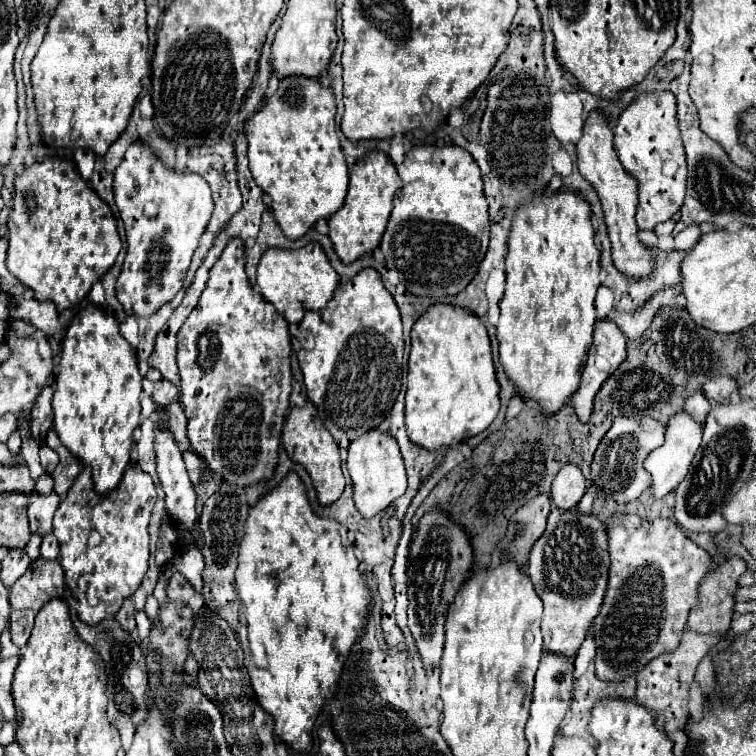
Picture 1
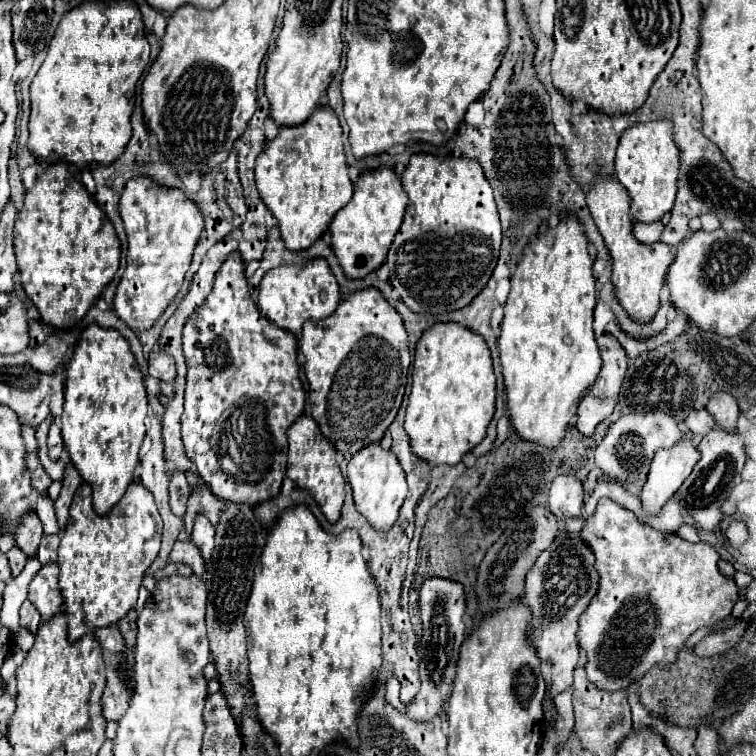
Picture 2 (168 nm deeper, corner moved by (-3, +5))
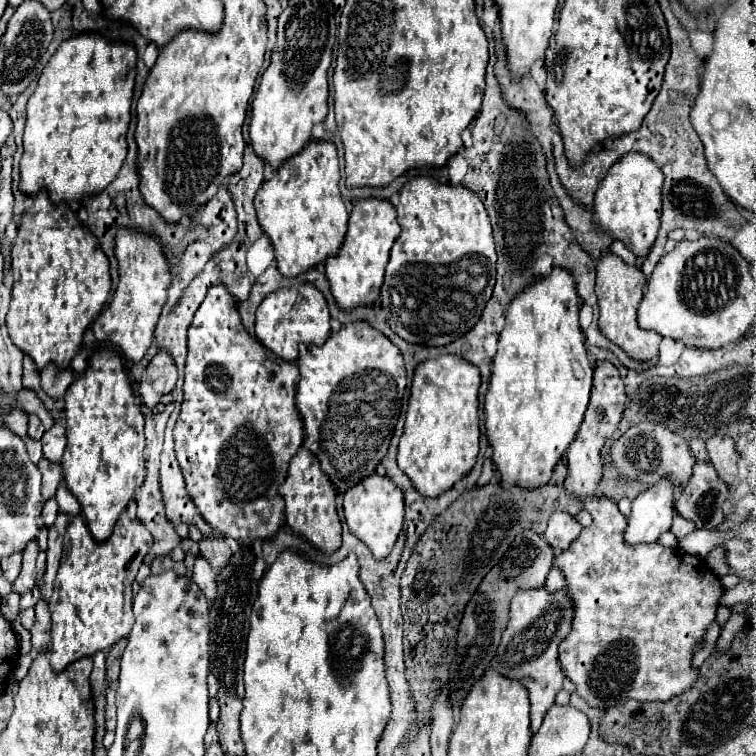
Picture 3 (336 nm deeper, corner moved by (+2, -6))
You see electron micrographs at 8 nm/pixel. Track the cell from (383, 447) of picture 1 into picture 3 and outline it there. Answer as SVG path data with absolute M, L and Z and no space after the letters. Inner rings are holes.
M373 473L369 479L357 483L357 487L345 491L343 513L353 535L359 537L377 559L383 559L391 553L397 535L403 529L403 491L387 475Z

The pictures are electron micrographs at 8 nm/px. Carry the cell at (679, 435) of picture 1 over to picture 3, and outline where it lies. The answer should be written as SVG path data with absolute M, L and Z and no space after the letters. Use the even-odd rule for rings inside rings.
M661 477L633 501L625 541L629 545L653 543L671 527L675 489L671 477Z

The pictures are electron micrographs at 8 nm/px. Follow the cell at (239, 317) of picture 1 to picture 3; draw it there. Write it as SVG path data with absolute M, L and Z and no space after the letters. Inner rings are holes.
M213 285L207 291L207 297L203 299L203 303L199 305L199 309L197 309L197 313L193 317L193 323L191 323L191 327L187 331L187 361L185 361L185 385L183 385L185 397L183 397L183 403L181 403L179 419L177 419L175 429L173 429L173 437L175 437L177 461L179 461L179 467L183 471L185 483L187 483L187 493L193 499L193 503L197 505L197 511L203 515L203 519L213 529L217 529L221 535L229 535L229 537L233 537L237 541L251 543L255 539L273 537L279 531L279 527L281 527L281 521L283 521L283 499L279 495L279 487L281 487L281 483L287 477L287 465L289 465L291 457L297 453L297 449L303 443L301 413L295 407L295 381L297 381L297 377L299 377L299 371L297 371L295 363L289 363L289 361L281 359L279 355L273 355L273 351L269 351L267 347L261 347L261 341L257 341L255 337L251 337L245 331L245 327L241 323L241 317L239 317L239 311L237 311L237 301L229 295L227 287Z

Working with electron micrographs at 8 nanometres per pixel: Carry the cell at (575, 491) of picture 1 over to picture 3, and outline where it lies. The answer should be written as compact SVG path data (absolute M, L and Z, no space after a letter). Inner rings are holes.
M553 511L543 537L551 547L567 549L577 539L581 529L583 527L577 523L577 519L573 515L569 515L565 511Z

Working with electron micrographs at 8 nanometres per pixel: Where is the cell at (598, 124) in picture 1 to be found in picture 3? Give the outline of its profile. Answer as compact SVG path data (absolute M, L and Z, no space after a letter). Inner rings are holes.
M601 251L597 259L597 299L599 299L599 329L605 337L609 337L615 345L619 345L629 357L637 361L649 361L659 353L661 335L655 331L641 331L637 327L637 307L643 299L643 289L647 285L647 277L639 267L627 267L617 255L609 255L609 251Z

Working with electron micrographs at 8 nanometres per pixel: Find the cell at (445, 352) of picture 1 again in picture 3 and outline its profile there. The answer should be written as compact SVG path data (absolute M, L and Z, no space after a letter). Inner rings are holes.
M443 353L415 367L397 463L421 495L437 497L473 469L481 435L479 385L481 375L477 367L457 359L457 355Z

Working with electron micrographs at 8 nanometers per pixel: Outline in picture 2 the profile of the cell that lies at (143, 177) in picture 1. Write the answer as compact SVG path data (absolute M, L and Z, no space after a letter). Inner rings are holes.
M132 178L126 184L120 196L120 216L124 222L126 236L128 236L128 256L126 256L128 266L116 288L114 312L118 314L122 322L128 324L128 328L132 328L134 332L142 332L142 330L148 330L162 316L162 312L168 308L168 304L178 294L184 274L192 260L194 244L198 242L198 236L202 232L204 220L202 220L202 212L198 210L198 206L192 200L186 200L182 190L164 188L144 178Z

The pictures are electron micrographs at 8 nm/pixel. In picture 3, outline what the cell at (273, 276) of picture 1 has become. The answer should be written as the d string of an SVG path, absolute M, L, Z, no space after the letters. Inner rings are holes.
M301 283L295 287L273 291L273 295L267 295L261 301L261 305L257 307L255 335L275 355L283 357L285 361L295 361L299 355L299 343L325 343L331 333L329 323L331 315L323 293L311 283Z

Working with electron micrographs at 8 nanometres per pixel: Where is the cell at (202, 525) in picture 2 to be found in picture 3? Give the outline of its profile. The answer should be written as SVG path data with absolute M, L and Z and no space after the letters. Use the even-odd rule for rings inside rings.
M197 555L195 557L195 567L193 567L193 577L191 577L199 587L201 591L213 601L215 597L215 571L209 567L209 561L203 557L203 555Z

